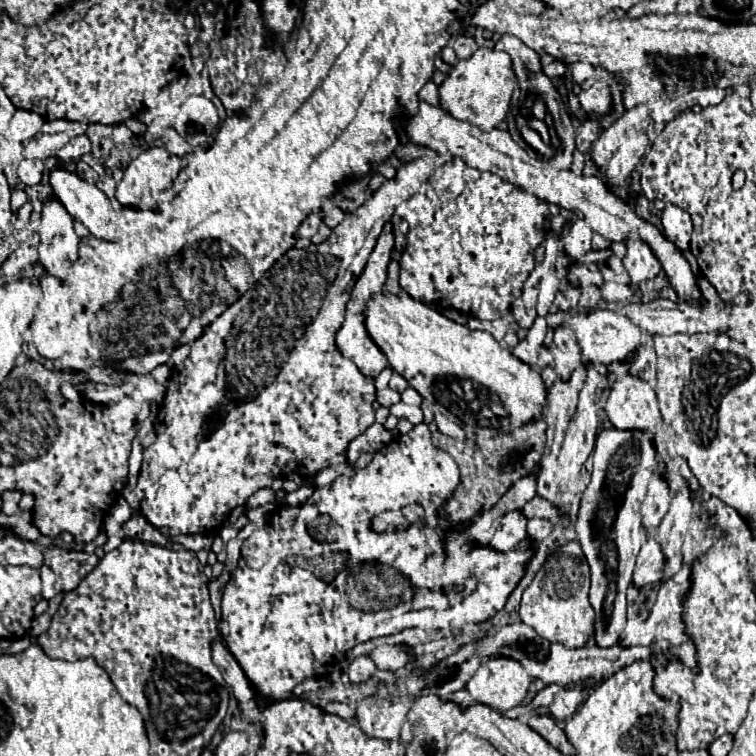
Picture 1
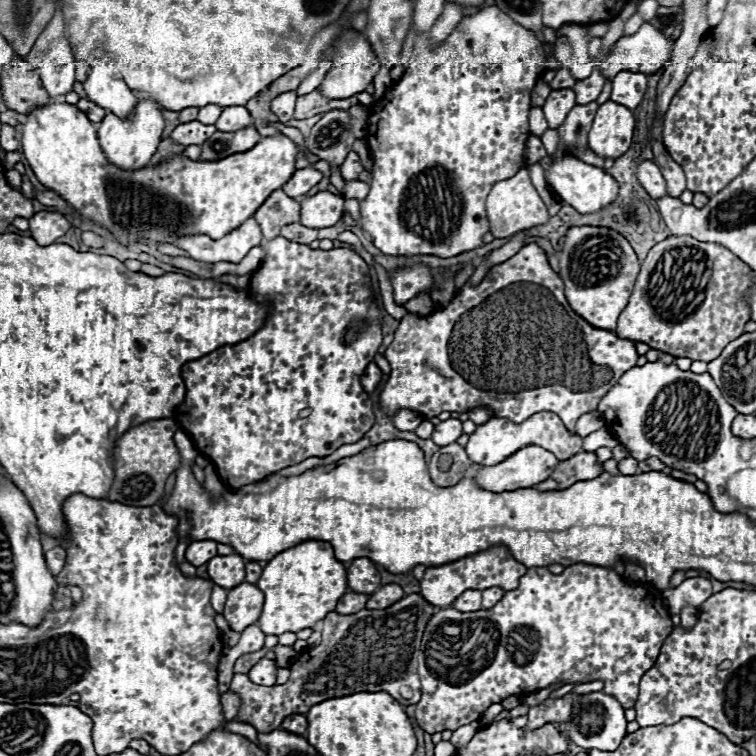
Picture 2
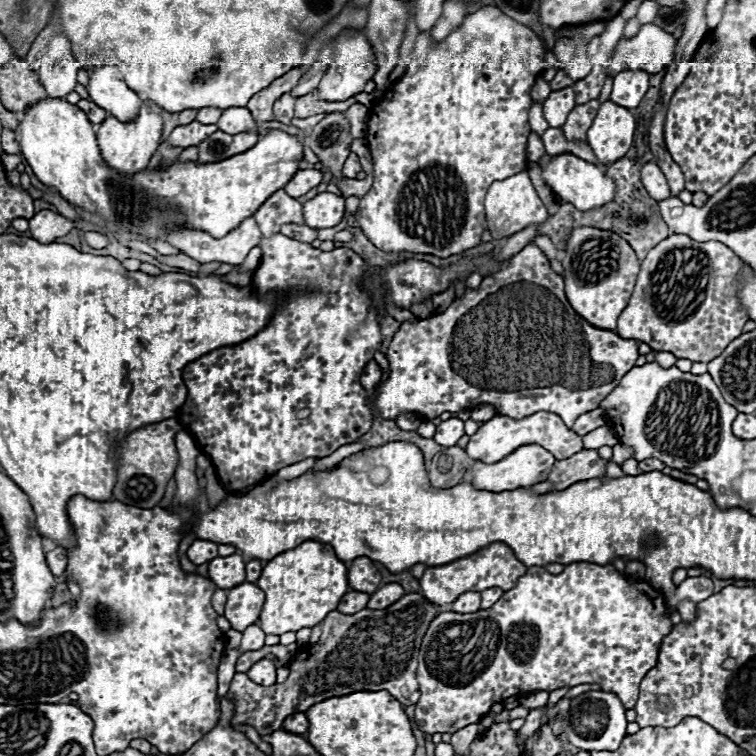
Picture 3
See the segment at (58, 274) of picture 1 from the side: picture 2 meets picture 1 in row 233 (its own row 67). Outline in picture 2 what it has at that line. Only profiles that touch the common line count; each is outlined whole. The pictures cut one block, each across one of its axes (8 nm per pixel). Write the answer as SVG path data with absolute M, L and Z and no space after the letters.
M60 40L50 48L38 64L38 74L50 96L64 96L72 90L74 78L74 56L68 40Z

